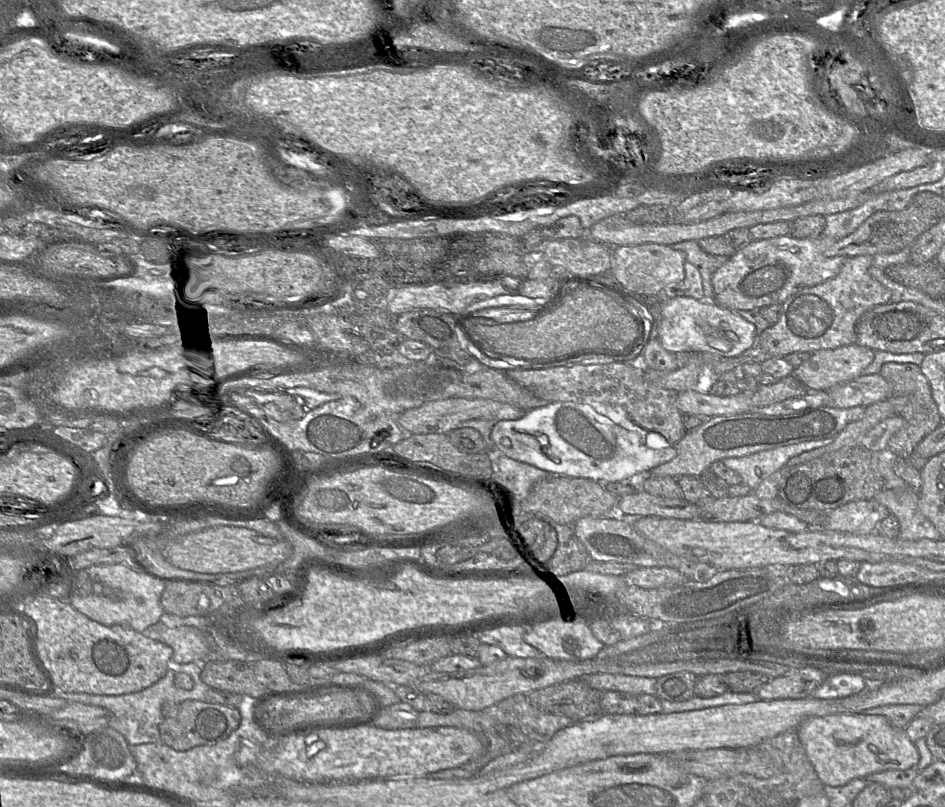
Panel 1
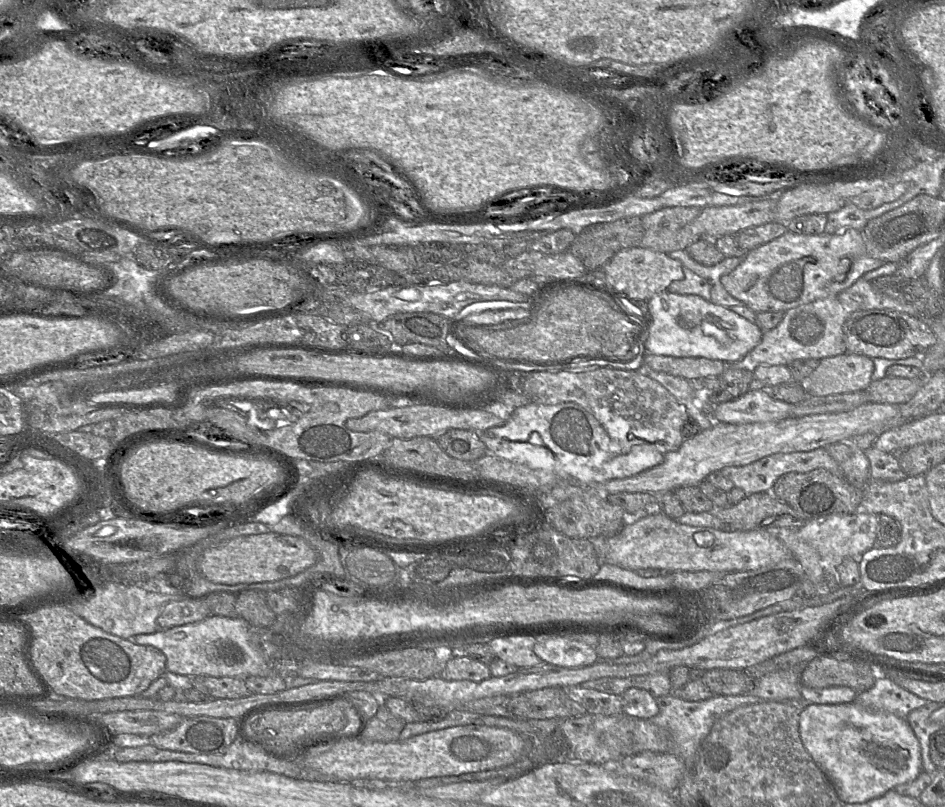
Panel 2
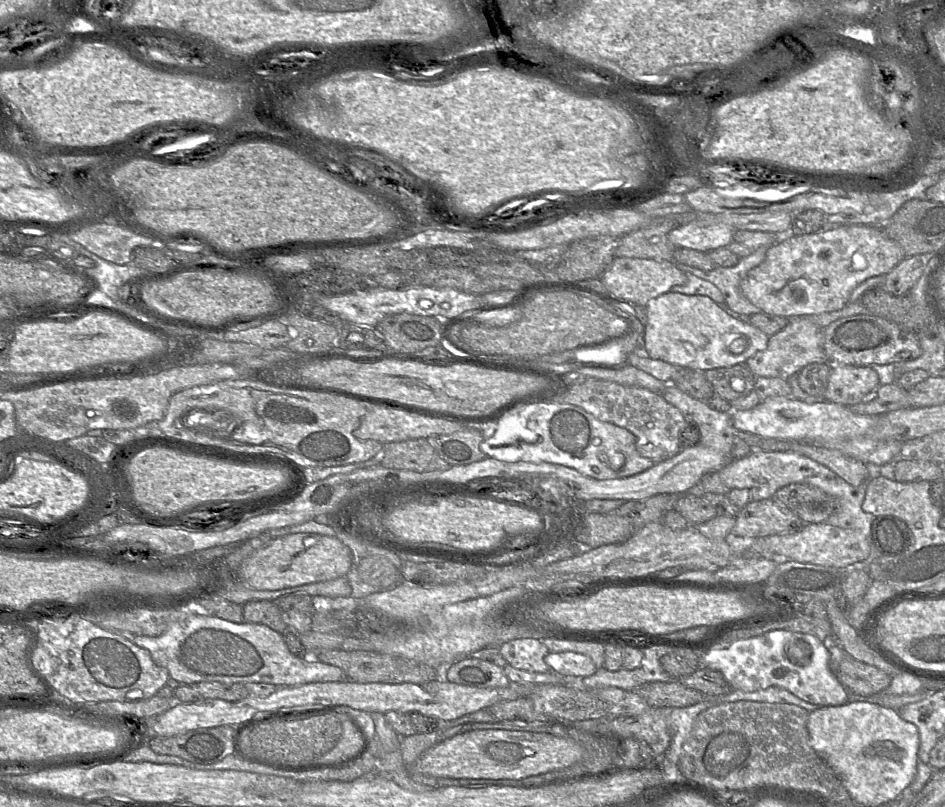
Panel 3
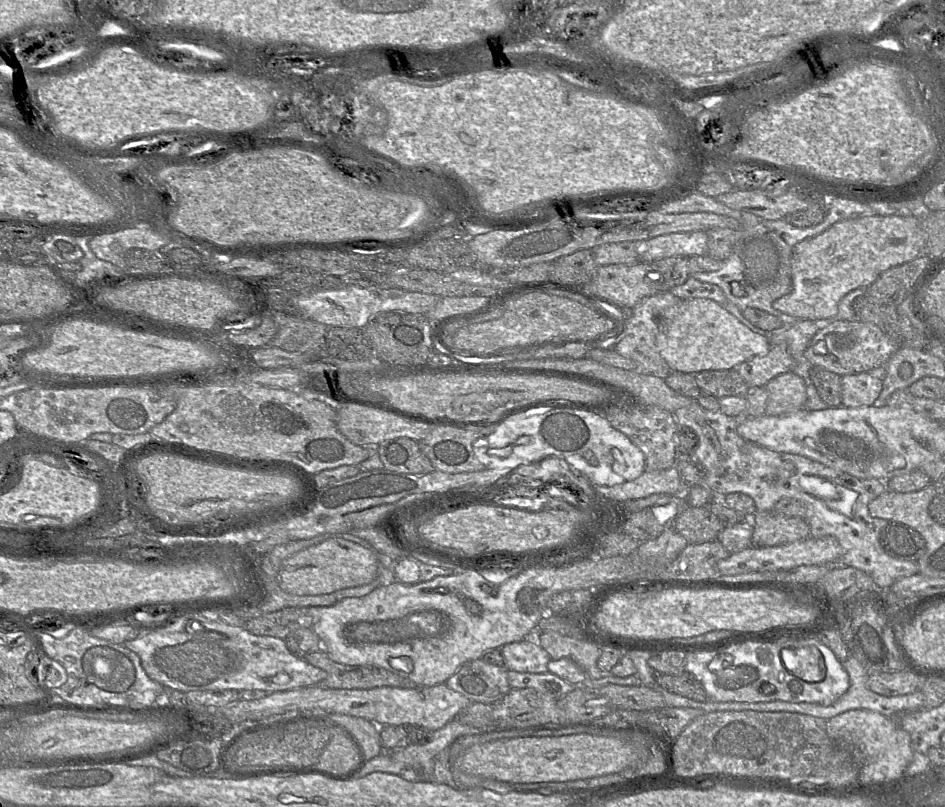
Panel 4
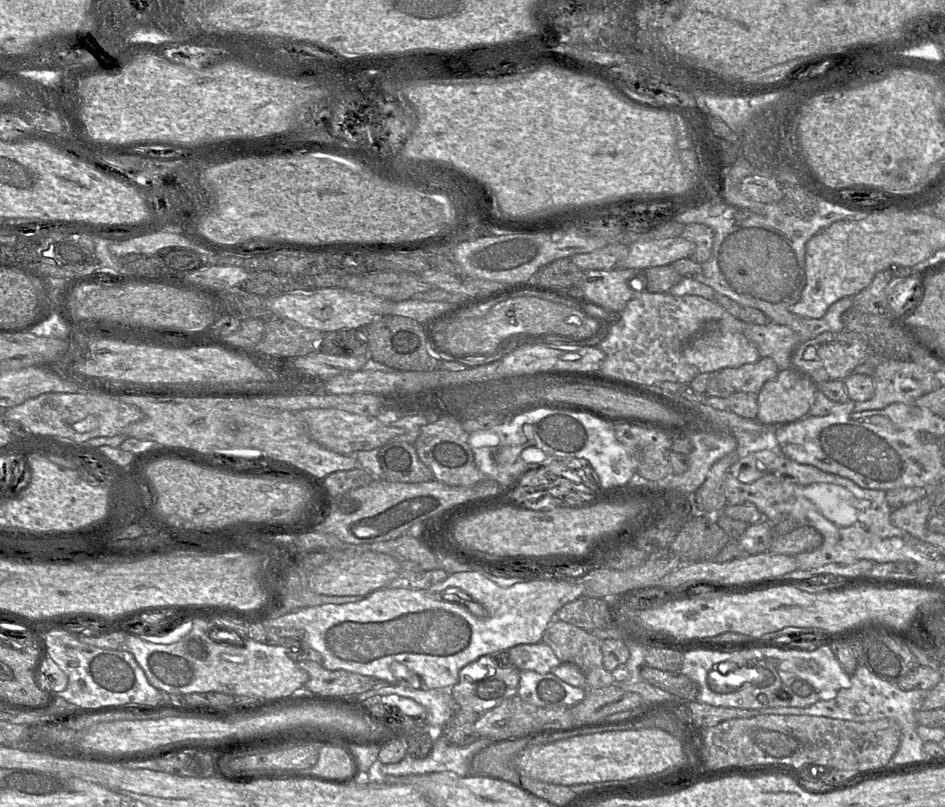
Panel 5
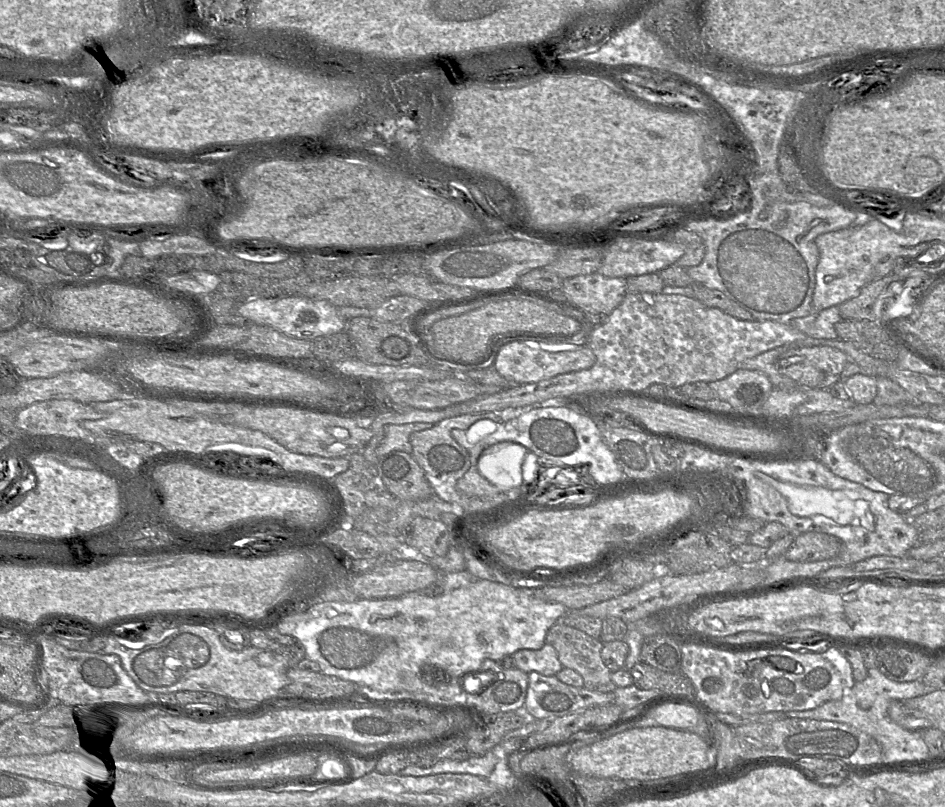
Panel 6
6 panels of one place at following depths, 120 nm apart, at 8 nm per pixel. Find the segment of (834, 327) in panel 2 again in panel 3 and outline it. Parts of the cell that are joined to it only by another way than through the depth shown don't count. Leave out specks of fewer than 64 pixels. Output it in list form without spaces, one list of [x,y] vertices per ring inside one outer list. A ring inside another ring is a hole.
[[[788,318],[788,324],[769,336],[767,348],[758,351],[745,363],[756,377],[778,377],[788,380],[811,363],[829,363],[823,347],[823,330],[808,318]]]

